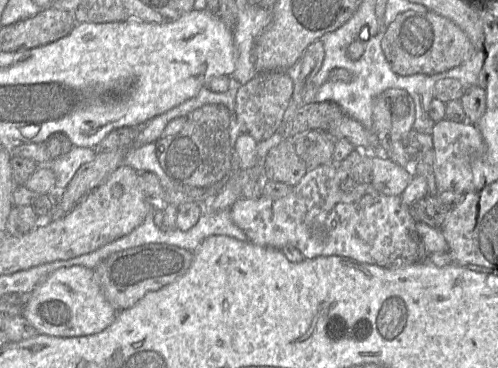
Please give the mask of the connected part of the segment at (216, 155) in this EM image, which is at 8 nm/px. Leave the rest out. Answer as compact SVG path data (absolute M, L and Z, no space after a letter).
M222 104L204 105L189 115L184 127L171 136L162 136L156 141L156 154L165 173L183 185L208 187L220 181L233 170L233 148L229 135L230 111Z

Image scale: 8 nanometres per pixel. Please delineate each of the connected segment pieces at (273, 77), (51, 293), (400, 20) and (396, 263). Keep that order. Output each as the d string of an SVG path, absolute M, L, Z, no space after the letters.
M284 71L262 72L242 85L236 94L235 115L241 132L248 133L256 141L269 138L279 129L283 114L291 101L293 81Z
M75 265L60 268L32 292L22 315L39 332L58 337L80 337L99 333L110 326L118 311L105 298L93 269Z
M409 10L397 15L383 35L381 48L392 70L403 76L446 72L469 59L476 51L457 24L430 10Z
M335 162L310 169L284 197L272 198L262 195L259 198L240 198L229 208L230 216L247 236L246 241L276 249L293 246L308 259L338 255L384 268L399 268L420 262L423 250L416 231L416 221L401 197L384 195L378 192L372 183L345 191L341 188L338 170L339 164Z

